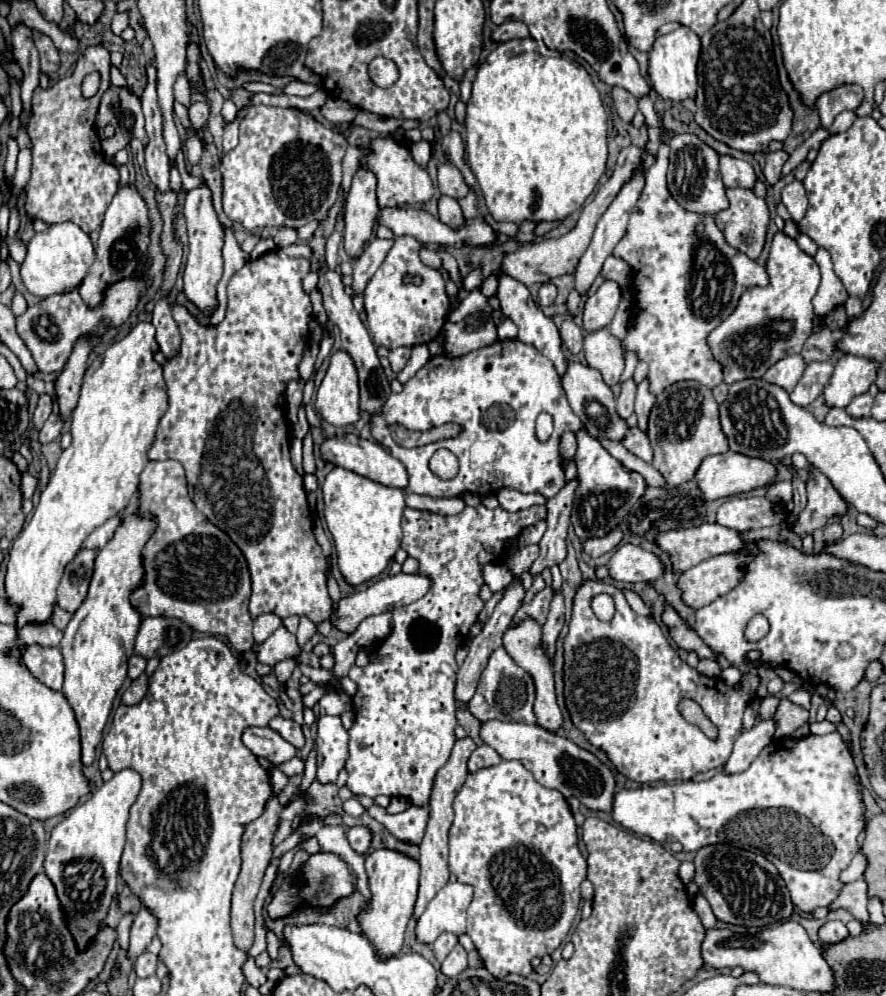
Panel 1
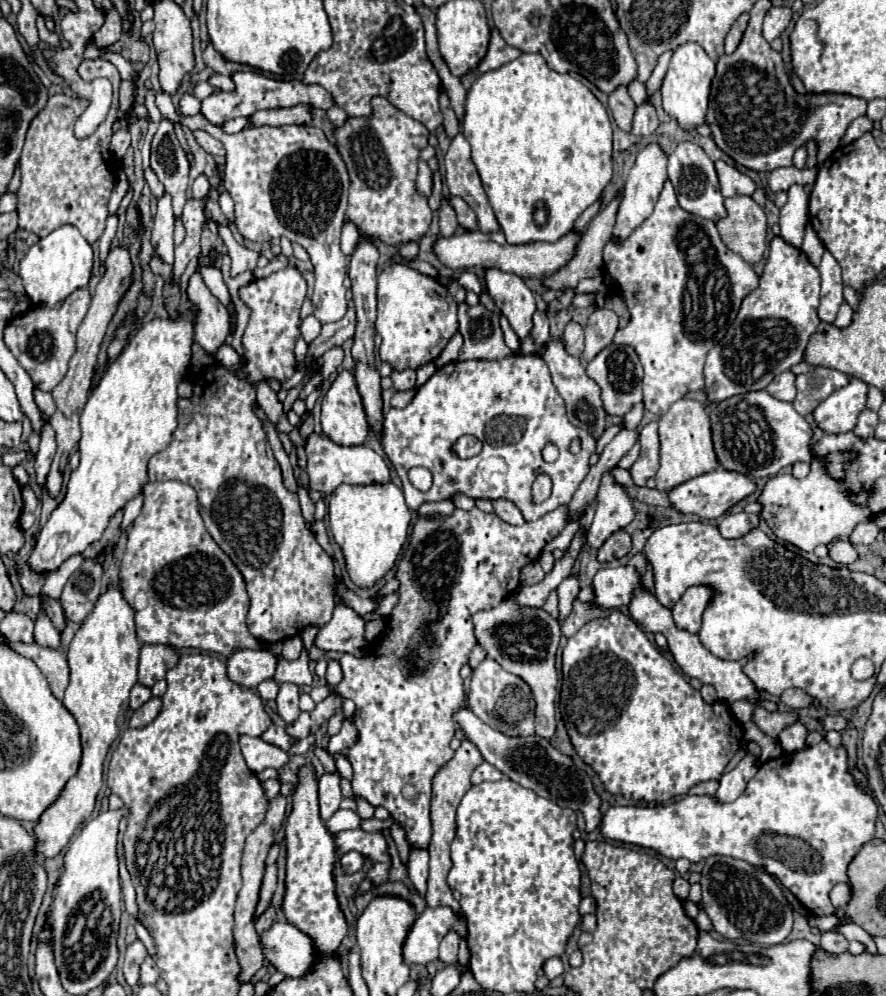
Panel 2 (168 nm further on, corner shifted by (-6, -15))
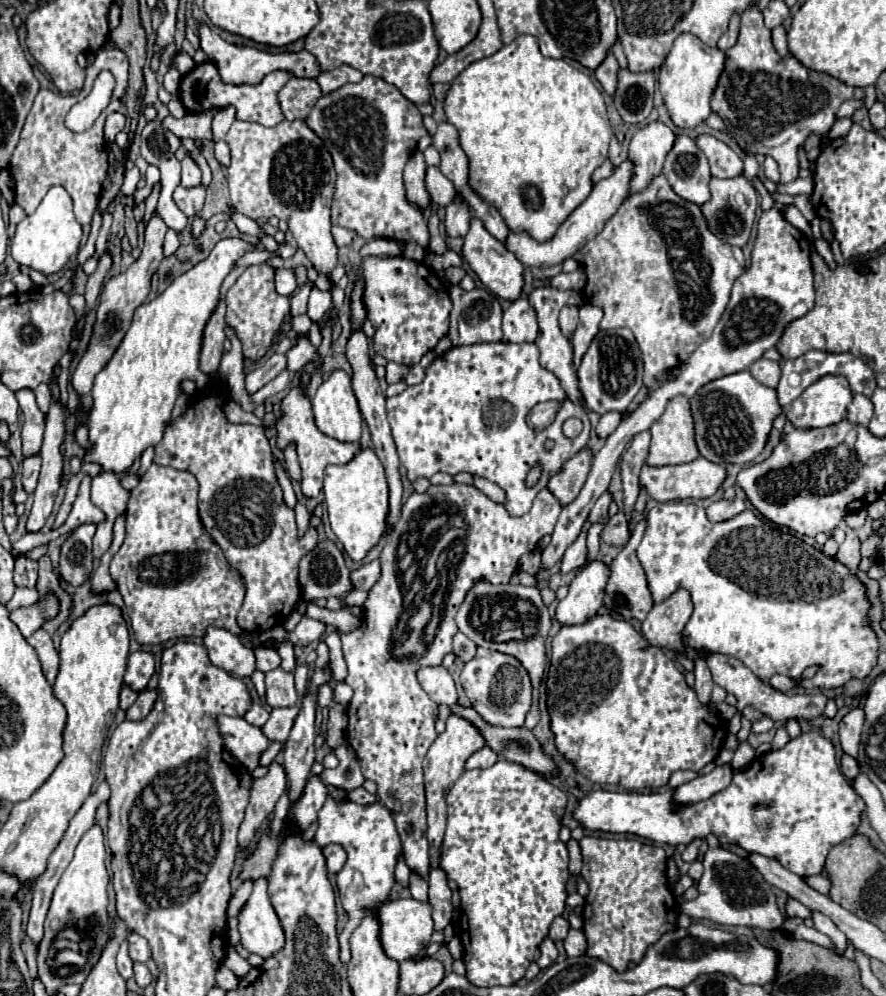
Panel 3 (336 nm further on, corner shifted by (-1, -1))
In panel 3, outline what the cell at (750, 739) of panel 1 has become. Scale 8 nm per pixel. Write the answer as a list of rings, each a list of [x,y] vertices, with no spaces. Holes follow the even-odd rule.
[[[715,766],[713,772],[675,788],[673,802],[675,802],[675,806],[691,806],[701,800],[707,800],[713,794],[717,794],[719,790],[727,788],[731,784],[731,778],[733,778],[731,766]]]

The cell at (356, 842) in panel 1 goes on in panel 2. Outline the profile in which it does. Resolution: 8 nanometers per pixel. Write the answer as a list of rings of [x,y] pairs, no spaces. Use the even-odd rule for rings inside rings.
[[[348,852],[342,856],[342,868],[346,874],[354,874],[364,866],[364,856],[360,852]]]

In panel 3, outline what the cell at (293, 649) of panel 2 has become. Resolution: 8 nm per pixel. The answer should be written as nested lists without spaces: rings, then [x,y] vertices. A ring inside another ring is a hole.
[[[285,642],[277,648],[279,656],[281,656],[281,668],[287,670],[287,672],[293,672],[295,670],[295,654],[293,654],[293,646],[291,642]]]

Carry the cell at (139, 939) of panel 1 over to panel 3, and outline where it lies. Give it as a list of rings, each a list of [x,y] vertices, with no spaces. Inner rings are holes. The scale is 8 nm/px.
[[[127,942],[121,944],[119,948],[119,954],[117,954],[117,970],[119,974],[129,980],[133,976],[133,960],[129,958],[129,950],[127,950]]]

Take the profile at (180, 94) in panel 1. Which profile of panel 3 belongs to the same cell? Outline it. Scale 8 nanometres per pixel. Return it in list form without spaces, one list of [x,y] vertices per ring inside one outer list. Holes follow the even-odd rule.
[[[217,142],[215,144],[215,158],[219,160],[219,164],[221,166],[229,166],[229,162],[231,162],[231,158],[229,158],[229,146],[225,144],[225,142]]]

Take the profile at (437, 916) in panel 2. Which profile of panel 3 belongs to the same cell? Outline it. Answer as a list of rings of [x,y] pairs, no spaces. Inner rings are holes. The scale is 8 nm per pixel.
[[[415,898],[391,900],[391,902],[383,904],[377,912],[377,920],[379,920],[379,940],[383,946],[383,952],[397,962],[409,960],[413,956],[417,956],[421,950],[425,950],[429,944],[429,938],[433,934],[431,904],[423,904]]]

